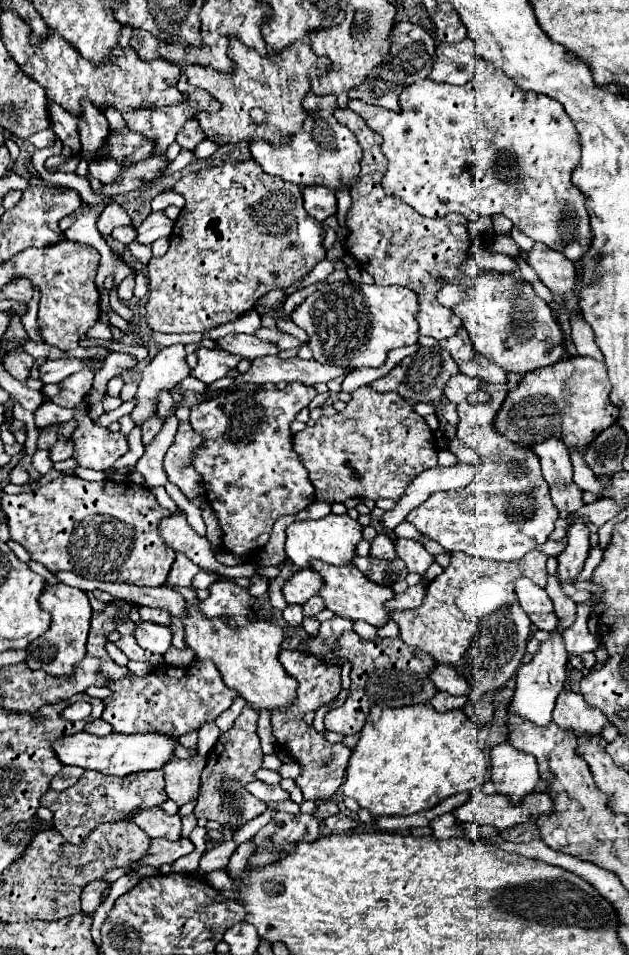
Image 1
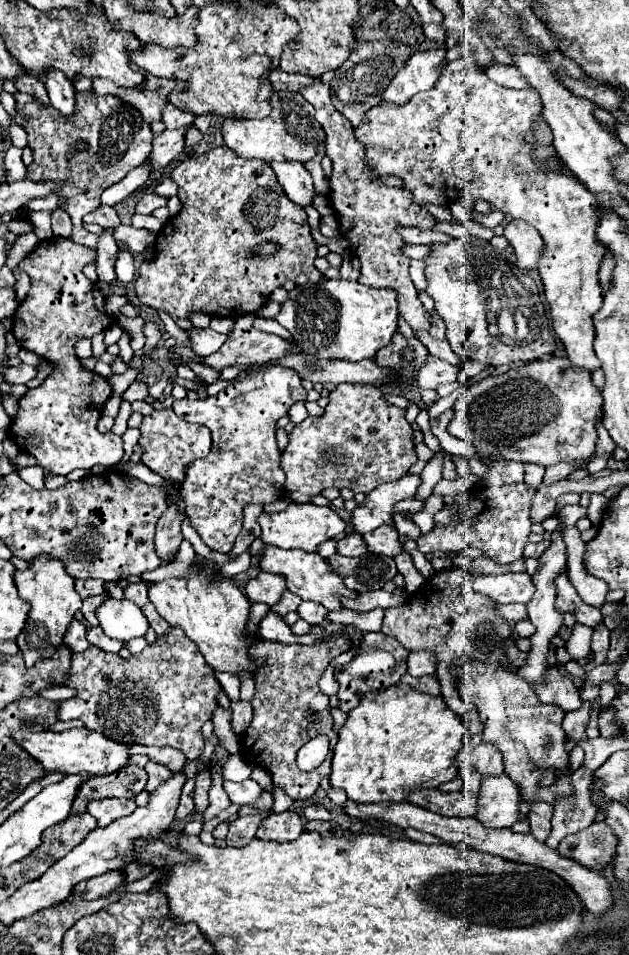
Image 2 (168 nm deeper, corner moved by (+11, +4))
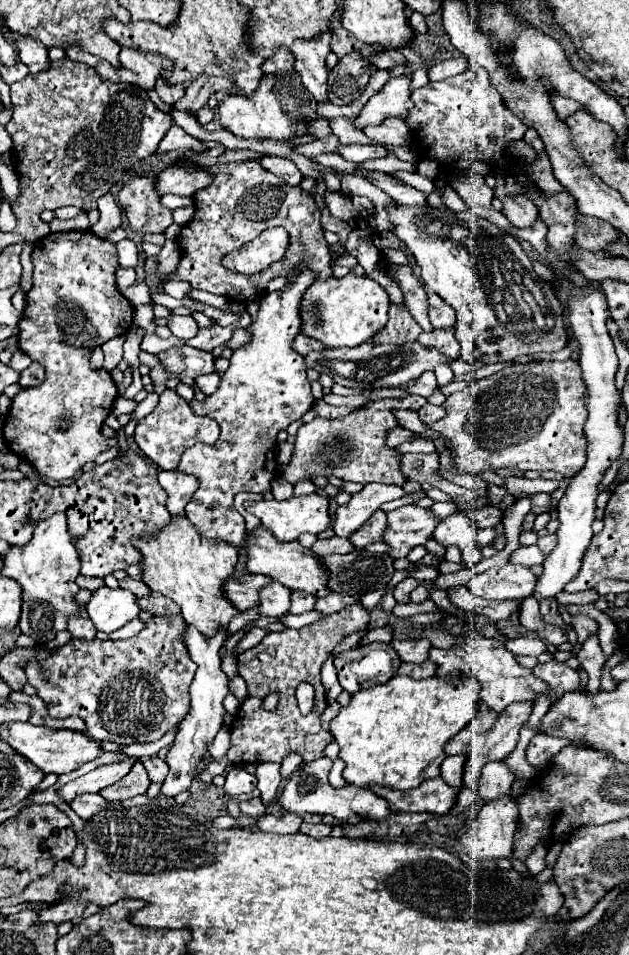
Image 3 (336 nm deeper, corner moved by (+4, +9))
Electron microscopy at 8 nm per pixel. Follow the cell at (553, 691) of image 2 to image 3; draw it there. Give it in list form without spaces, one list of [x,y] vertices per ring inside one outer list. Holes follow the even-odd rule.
[[[548,661],[548,663],[538,663],[532,673],[546,681],[546,685],[550,685],[550,693],[554,693],[556,697],[562,697],[568,691],[576,691],[580,677],[578,671],[570,669],[566,663],[558,663],[558,661]]]

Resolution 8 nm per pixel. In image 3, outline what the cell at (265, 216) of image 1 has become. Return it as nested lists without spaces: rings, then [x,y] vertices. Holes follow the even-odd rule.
[[[236,161],[236,163],[228,163],[228,165],[218,165],[218,167],[212,167],[210,173],[214,175],[214,183],[194,195],[196,213],[194,213],[192,221],[182,227],[182,233],[178,237],[182,259],[180,259],[178,271],[172,273],[170,279],[188,281],[194,289],[202,289],[202,291],[208,291],[208,293],[214,293],[214,295],[222,295],[230,301],[238,301],[238,303],[246,305],[250,301],[262,299],[262,295],[266,293],[266,283],[272,281],[274,277],[290,273],[302,259],[306,259],[310,263],[310,269],[316,271],[318,279],[332,277],[332,265],[330,265],[332,257],[328,253],[328,243],[326,243],[324,231],[320,227],[320,209],[316,207],[316,203],[314,203],[314,199],[308,191],[304,191],[300,185],[286,185],[276,175],[264,171],[258,161]],[[278,225],[284,227],[290,233],[290,245],[288,245],[282,261],[276,261],[274,265],[270,265],[268,269],[264,269],[264,271],[260,271],[252,277],[242,277],[242,275],[222,267],[222,257],[226,253],[230,253],[230,251],[238,249],[240,245],[252,241],[264,229],[278,227]]]

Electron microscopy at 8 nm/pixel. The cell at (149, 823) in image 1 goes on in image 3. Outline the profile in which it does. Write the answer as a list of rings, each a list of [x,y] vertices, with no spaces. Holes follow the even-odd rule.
[[[84,793],[82,797],[76,797],[70,807],[72,811],[82,817],[82,819],[90,819],[94,813],[98,813],[102,807],[106,805],[106,799],[98,793]]]

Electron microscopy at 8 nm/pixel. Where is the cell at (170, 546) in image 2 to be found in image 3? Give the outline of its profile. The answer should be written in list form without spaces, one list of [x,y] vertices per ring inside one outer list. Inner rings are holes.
[[[178,469],[174,471],[160,471],[158,483],[168,493],[168,511],[172,515],[184,515],[184,507],[198,489],[198,479],[194,475],[186,475]]]

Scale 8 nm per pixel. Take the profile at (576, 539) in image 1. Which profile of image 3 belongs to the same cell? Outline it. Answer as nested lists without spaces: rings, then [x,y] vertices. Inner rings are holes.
[[[576,615],[574,617],[574,629],[578,633],[578,641],[576,643],[584,643],[590,635],[594,635],[598,631],[598,623],[586,615]]]

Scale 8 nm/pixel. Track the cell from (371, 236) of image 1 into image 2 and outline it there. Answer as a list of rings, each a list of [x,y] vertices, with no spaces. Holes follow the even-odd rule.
[[[319,78],[309,88],[303,88],[301,92],[307,102],[315,108],[315,118],[321,122],[325,134],[327,134],[327,156],[333,162],[333,174],[331,174],[331,202],[339,220],[341,236],[349,240],[349,248],[355,254],[355,258],[361,262],[361,276],[359,282],[367,286],[383,286],[393,288],[399,294],[399,314],[401,318],[417,332],[417,330],[429,330],[431,328],[431,312],[425,310],[425,306],[419,302],[419,294],[411,282],[409,276],[409,262],[403,254],[403,246],[407,242],[401,236],[401,228],[405,226],[417,226],[421,230],[433,230],[439,222],[429,210],[417,208],[411,202],[411,194],[399,190],[399,188],[387,188],[383,184],[371,182],[367,178],[365,170],[365,156],[363,148],[359,146],[359,140],[355,138],[355,130],[351,122],[339,110],[335,110],[331,102],[329,86],[321,84]]]

